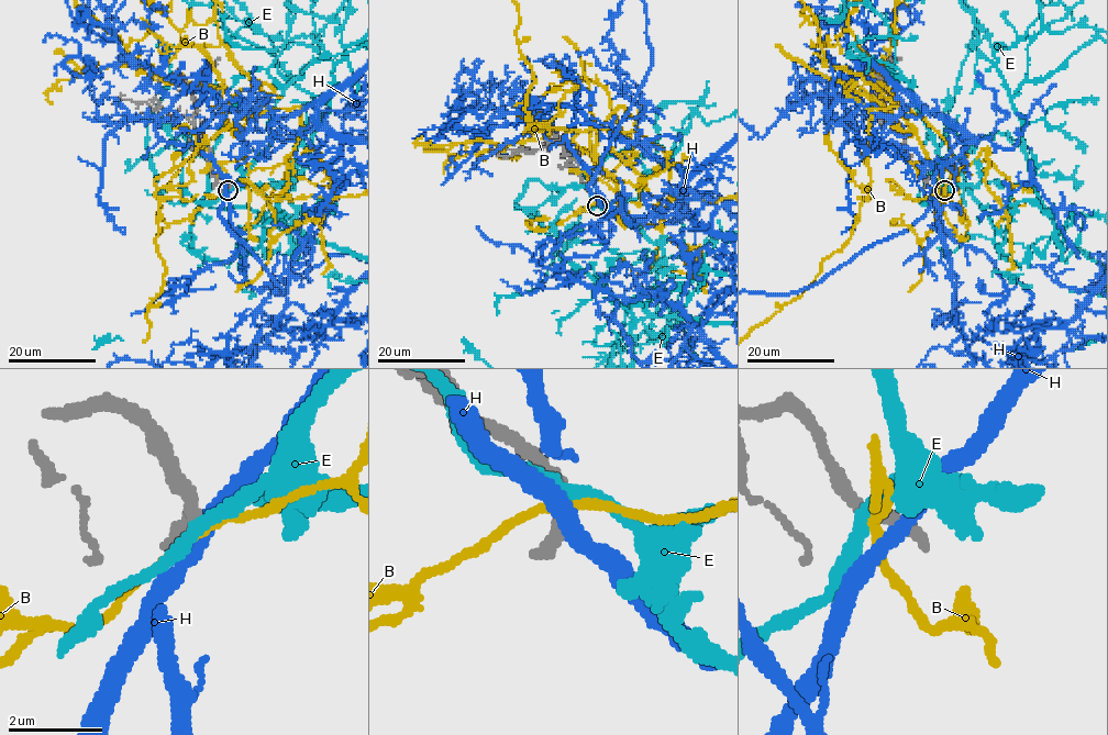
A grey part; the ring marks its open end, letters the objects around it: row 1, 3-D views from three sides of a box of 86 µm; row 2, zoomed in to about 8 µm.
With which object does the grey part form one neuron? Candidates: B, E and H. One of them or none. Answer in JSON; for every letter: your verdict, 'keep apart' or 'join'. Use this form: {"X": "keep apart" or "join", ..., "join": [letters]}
{"B": "keep apart", "E": "keep apart", "H": "keep apart", "join": []}

